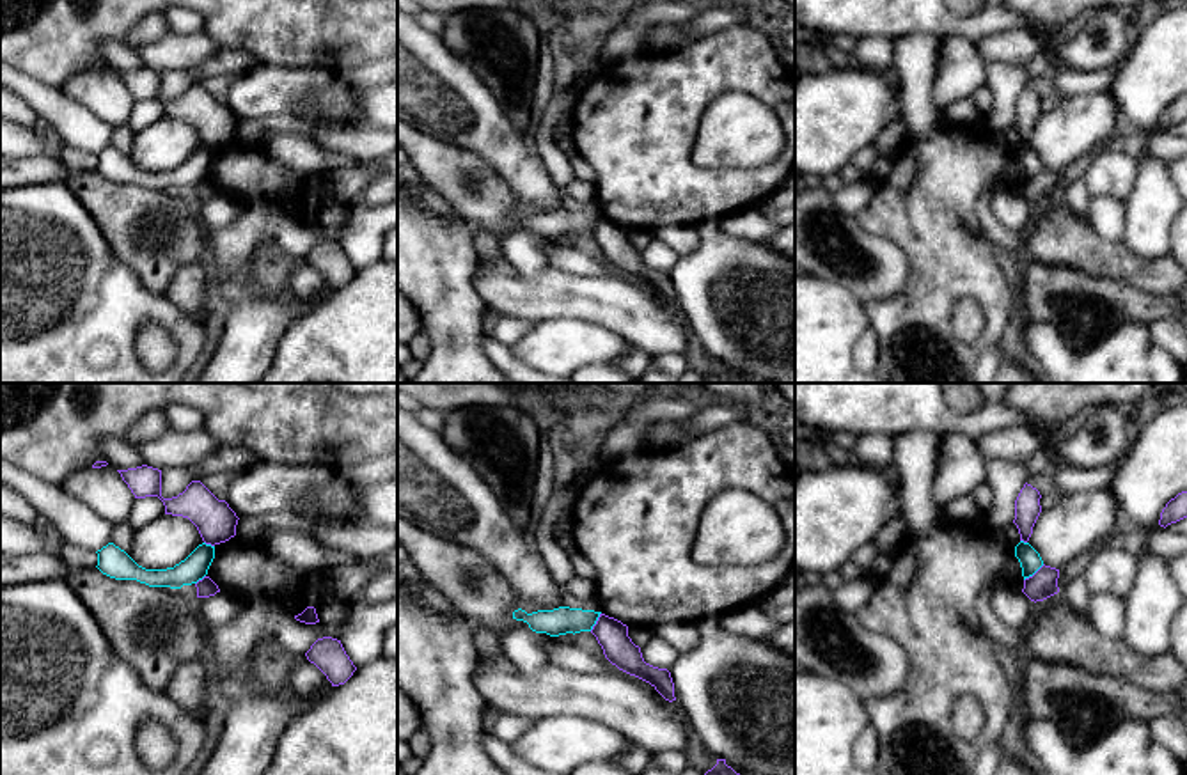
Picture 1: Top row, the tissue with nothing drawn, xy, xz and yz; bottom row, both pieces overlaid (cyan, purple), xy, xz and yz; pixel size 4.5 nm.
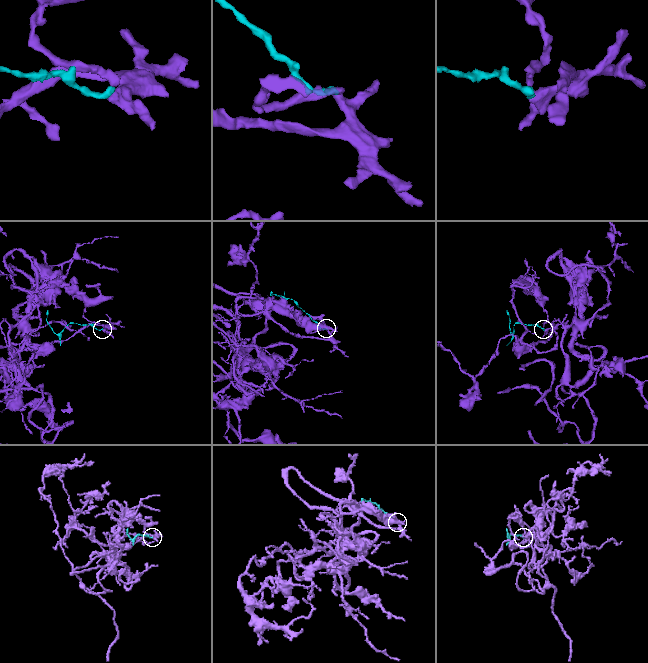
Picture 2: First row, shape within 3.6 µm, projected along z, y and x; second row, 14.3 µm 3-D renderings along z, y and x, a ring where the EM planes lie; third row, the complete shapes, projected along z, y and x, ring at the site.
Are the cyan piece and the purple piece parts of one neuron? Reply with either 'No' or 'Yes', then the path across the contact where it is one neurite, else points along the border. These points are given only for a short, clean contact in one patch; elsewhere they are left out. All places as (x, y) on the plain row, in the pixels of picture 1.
No. Boundary: yz (1044, 167), (1024, 183)

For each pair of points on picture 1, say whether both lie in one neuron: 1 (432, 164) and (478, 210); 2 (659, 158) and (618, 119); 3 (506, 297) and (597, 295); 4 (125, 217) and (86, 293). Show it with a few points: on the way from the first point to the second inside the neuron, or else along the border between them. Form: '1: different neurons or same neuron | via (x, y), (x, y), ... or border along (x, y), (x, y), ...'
1: same neuron | via (442, 174), (467, 199)
2: same neuron | via (648, 148), (628, 126)
3: same neuron | via (529, 297), (573, 297)
4: different neurons | border along (87, 211), (110, 250), (137, 277)

